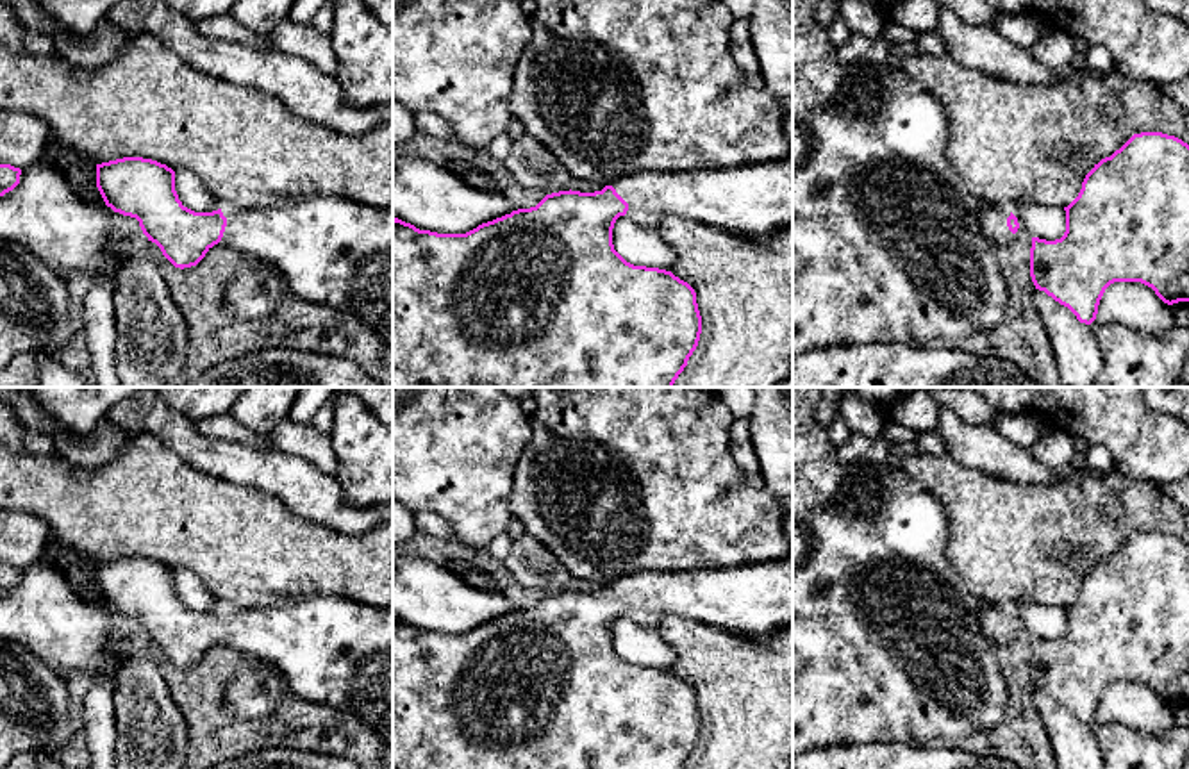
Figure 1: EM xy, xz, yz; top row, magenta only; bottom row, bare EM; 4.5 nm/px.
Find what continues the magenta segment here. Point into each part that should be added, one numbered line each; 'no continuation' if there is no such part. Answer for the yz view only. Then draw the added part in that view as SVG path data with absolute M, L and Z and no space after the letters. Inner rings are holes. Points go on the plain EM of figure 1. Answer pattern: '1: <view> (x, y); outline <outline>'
1: yz (993, 618); outline M980 601L982 630L994 648L1010 644L1014 639L1014 633L1007 626L1007 617L1010 612L1010 608L989 601Z

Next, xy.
1: xy (332, 650); outline M273 594L259 608L221 608L221 612L227 617L221 637L227 646L275 667L298 698L353 714L393 746L393 608L378 608L336 594L298 598Z

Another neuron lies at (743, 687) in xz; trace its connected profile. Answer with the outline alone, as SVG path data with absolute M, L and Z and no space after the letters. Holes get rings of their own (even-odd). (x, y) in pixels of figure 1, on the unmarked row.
M661 614L657 632L673 649L675 662L668 669L680 680L687 682L696 692L696 703L702 715L702 733L696 749L684 769L791 769L793 767L793 626L773 633L764 642L741 637L732 632L718 630L703 623L686 619L680 616Z

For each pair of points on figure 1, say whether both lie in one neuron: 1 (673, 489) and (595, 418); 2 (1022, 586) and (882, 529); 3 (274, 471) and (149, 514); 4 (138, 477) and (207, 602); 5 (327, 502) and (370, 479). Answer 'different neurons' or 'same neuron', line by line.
1: same neuron
2: different neurons
3: different neurons
4: different neurons
5: different neurons

